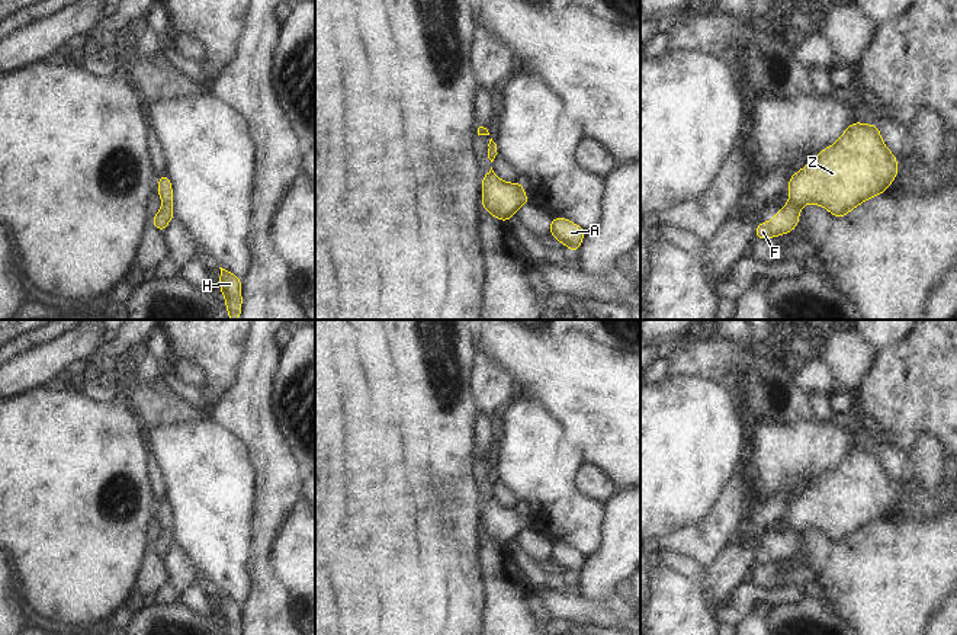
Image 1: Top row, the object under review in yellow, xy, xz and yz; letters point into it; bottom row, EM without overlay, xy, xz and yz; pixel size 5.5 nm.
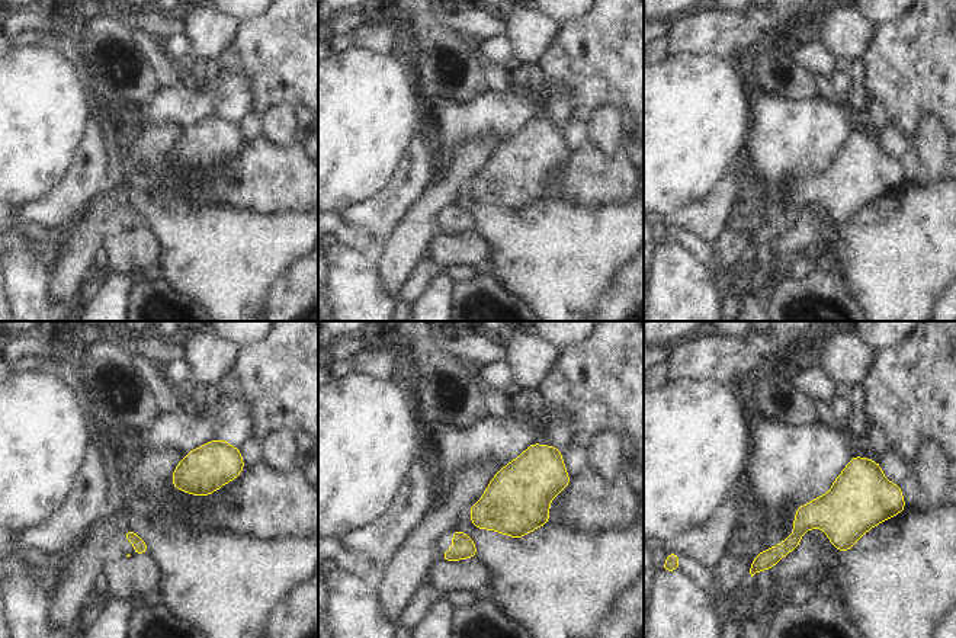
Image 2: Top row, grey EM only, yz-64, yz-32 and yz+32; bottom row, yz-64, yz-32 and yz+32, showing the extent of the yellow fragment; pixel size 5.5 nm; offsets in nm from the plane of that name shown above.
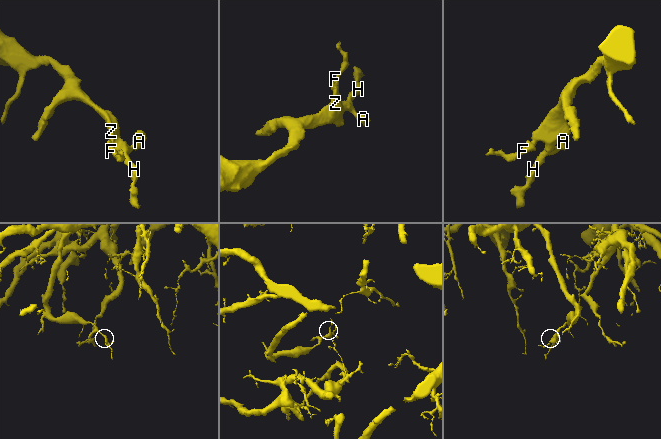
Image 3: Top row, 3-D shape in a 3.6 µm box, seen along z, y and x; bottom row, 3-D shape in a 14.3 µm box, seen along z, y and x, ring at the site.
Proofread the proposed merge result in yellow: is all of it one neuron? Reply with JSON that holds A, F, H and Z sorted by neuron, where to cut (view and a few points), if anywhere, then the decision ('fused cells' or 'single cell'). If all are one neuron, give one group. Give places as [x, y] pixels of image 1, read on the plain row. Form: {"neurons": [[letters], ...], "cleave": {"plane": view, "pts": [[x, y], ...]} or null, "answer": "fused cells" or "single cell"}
{"neurons": [["A", "F", "H", "Z"]], "cleave": null, "answer": "single cell"}

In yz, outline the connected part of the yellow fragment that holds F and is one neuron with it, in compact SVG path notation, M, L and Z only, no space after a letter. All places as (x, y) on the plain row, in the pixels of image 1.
M854 448L834 471L791 501L787 511L791 527L781 530L773 548L757 551L755 565L793 557L806 529L820 530L841 543L884 517L896 500L897 485L886 474L879 452Z

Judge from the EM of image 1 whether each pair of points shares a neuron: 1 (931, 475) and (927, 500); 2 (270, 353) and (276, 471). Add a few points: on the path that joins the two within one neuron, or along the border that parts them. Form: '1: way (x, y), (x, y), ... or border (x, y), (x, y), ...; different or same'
1: border (908, 468), (914, 478), (930, 491), (940, 488); different
2: way (259, 382), (259, 432), (265, 442); same

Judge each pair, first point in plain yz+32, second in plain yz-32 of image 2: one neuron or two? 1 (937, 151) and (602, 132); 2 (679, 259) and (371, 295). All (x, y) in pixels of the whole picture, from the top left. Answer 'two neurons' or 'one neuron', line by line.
1: one neuron
2: one neuron

